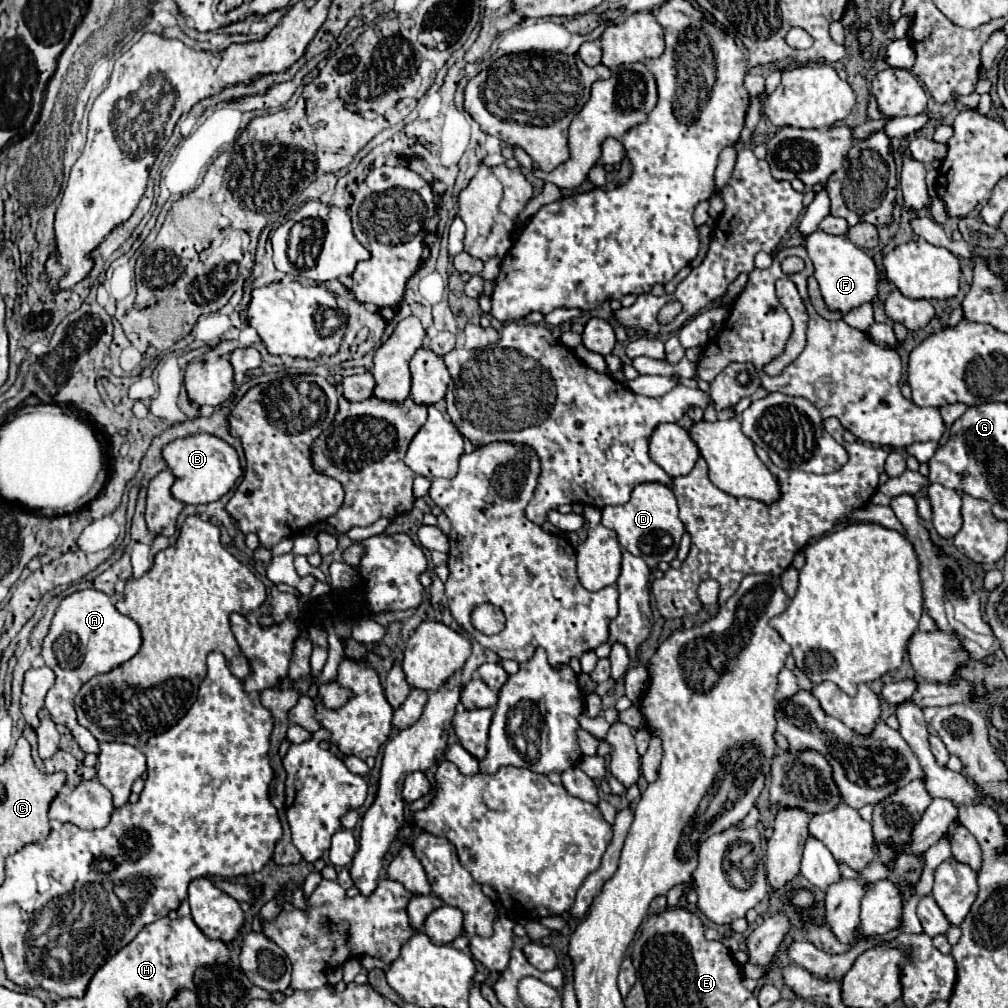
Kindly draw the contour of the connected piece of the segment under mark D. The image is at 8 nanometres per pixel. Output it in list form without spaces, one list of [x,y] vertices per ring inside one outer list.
[[[639,484],[631,500],[623,506],[603,508],[601,524],[615,530],[621,548],[645,560],[649,568],[655,568],[659,562],[671,562],[677,558],[679,542],[685,532],[683,522],[679,520],[679,508],[675,494],[663,484]]]

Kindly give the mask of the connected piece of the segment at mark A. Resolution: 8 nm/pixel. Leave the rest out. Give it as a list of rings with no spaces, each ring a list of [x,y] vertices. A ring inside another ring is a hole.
[[[81,590],[61,600],[41,650],[45,666],[49,666],[57,676],[55,686],[47,692],[45,708],[51,712],[55,724],[63,724],[71,730],[75,742],[85,754],[97,754],[99,742],[87,728],[83,728],[77,722],[75,712],[77,692],[89,678],[109,672],[127,662],[129,658],[133,658],[139,652],[139,648],[141,648],[141,630],[137,622],[131,620],[129,616],[119,614],[107,594],[99,590]]]

